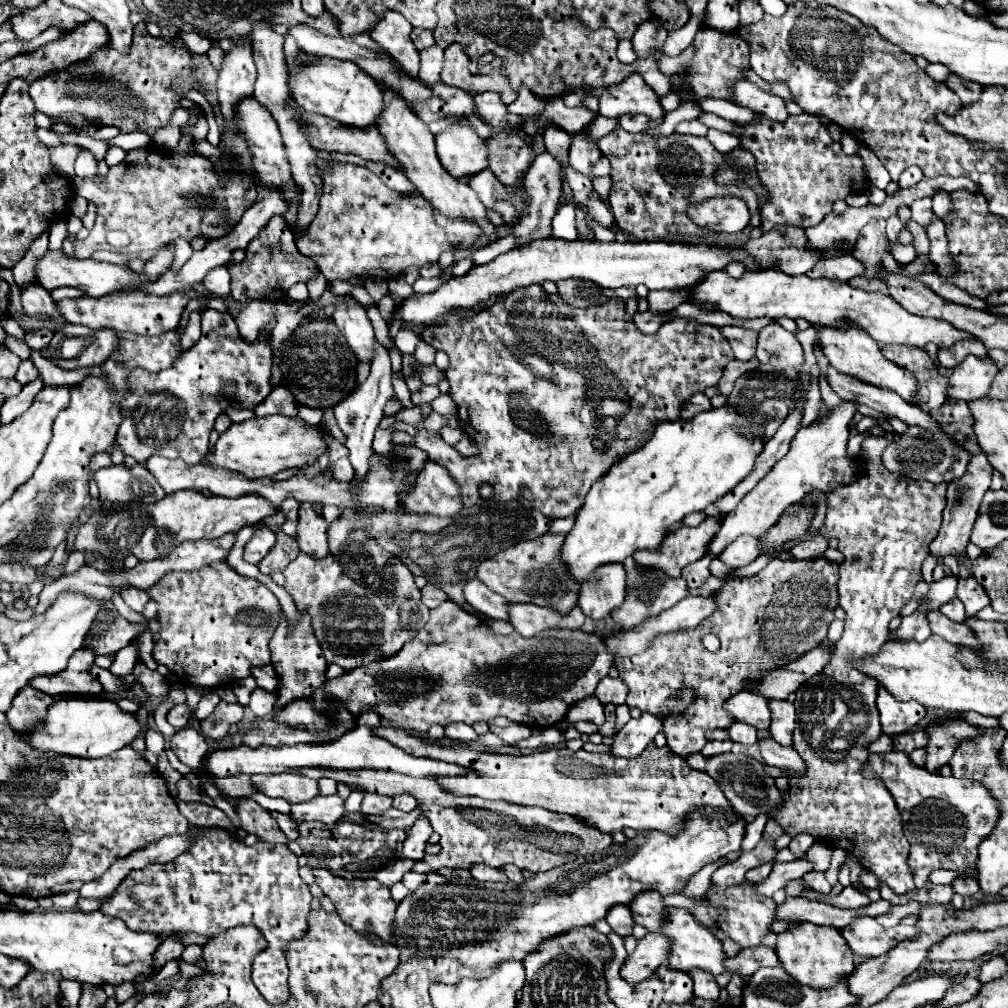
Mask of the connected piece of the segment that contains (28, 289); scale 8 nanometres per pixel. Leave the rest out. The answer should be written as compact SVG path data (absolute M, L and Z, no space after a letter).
M30 282L20 288L20 300L26 314L50 314L60 326L66 326L66 320L58 314L56 302L52 300L50 292L42 288L38 282Z

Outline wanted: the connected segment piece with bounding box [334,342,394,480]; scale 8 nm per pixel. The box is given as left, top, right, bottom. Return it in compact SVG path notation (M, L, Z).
M376 342L374 346L374 360L372 360L372 368L370 368L370 376L364 380L362 386L358 386L348 398L344 398L336 408L336 420L338 426L346 432L346 448L350 450L350 462L356 470L356 480L362 480L368 472L368 462L372 456L372 440L374 440L374 432L378 428L378 422L382 420L382 410L384 404L394 396L392 390L392 368L390 368L390 358L388 358L388 350L386 346L382 346L380 342Z

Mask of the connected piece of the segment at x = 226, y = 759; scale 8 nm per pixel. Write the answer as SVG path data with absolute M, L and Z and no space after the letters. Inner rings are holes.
M362 712L358 718L358 726L348 732L346 736L338 738L336 742L328 744L296 744L296 746L282 746L282 748L248 748L238 746L230 750L216 750L210 752L210 756L204 762L204 770L216 774L216 776L230 776L230 774L278 774L278 772L296 772L302 768L332 768L332 770L388 770L388 772L400 772L414 778L440 778L440 776L462 776L468 770L460 768L456 764L438 762L432 758L420 758L406 754L404 750L396 748L384 738L378 738L372 734L372 726L380 724L380 716L376 712Z

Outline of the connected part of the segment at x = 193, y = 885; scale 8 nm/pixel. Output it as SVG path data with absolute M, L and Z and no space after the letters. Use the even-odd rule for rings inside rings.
M204 828L202 834L196 838L194 846L190 846L190 850L176 860L168 864L150 864L144 870L130 872L114 890L114 894L104 900L100 912L106 912L108 916L118 916L128 924L128 928L162 934L182 930L216 936L218 932L226 932L242 924L256 926L266 938L268 947L254 958L252 980L260 988L262 996L270 1000L270 1004L282 1004L288 998L288 966L284 946L286 942L306 934L310 902L312 894L308 890L308 884L298 874L298 856L290 852L288 846L272 846L268 842L256 842L254 846L246 846L242 844L242 840L234 838L222 828Z

